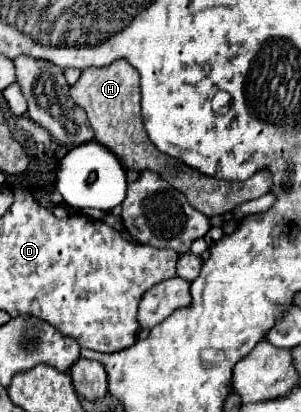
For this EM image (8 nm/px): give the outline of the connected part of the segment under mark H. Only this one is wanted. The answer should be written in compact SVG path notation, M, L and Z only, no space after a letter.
M116 60L110 68L86 68L82 72L78 84L70 88L70 96L76 106L84 108L88 114L90 126L94 130L96 142L102 146L110 148L118 160L124 164L128 170L152 170L156 172L162 180L166 180L172 188L182 192L188 202L202 214L216 216L216 214L226 214L232 212L238 204L260 198L262 194L270 192L272 186L272 176L268 170L262 170L248 178L246 182L226 182L226 180L216 180L200 174L198 170L192 170L178 160L162 154L148 138L144 124L142 124L142 114L140 114L140 92L138 92L138 72L126 64L126 60Z

